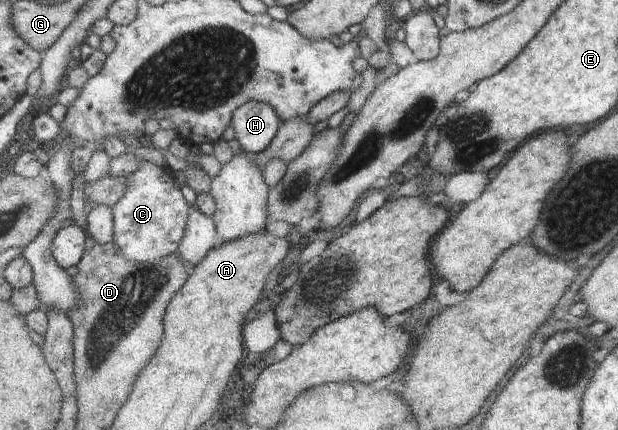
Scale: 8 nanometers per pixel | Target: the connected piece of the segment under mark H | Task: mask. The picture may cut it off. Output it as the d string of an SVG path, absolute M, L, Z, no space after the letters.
M251 101L233 112L235 138L243 150L254 155L269 148L281 125L277 109L264 102Z

